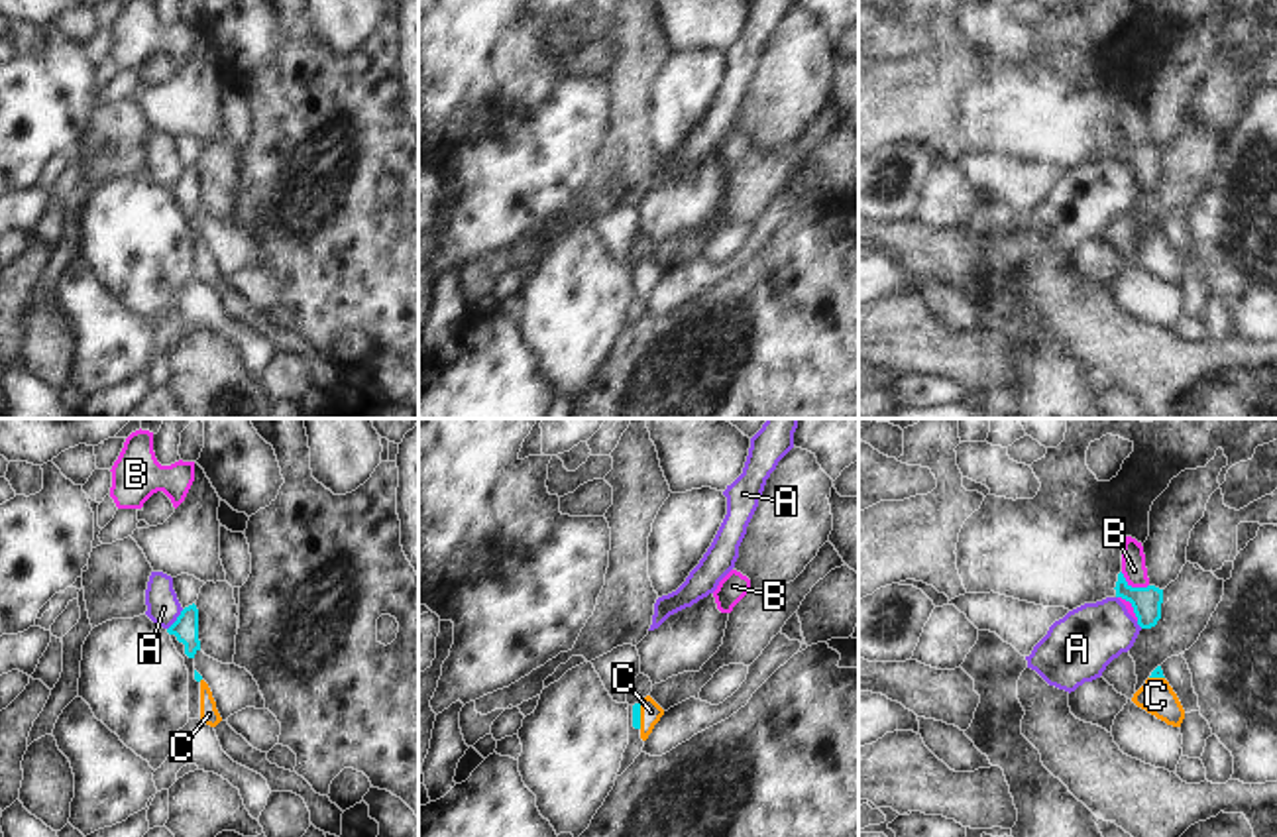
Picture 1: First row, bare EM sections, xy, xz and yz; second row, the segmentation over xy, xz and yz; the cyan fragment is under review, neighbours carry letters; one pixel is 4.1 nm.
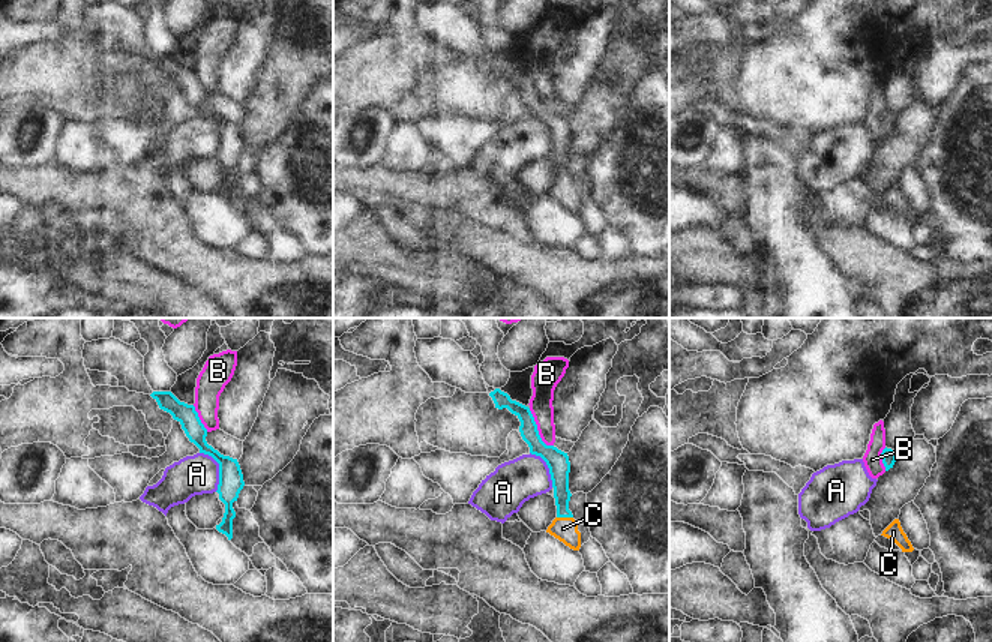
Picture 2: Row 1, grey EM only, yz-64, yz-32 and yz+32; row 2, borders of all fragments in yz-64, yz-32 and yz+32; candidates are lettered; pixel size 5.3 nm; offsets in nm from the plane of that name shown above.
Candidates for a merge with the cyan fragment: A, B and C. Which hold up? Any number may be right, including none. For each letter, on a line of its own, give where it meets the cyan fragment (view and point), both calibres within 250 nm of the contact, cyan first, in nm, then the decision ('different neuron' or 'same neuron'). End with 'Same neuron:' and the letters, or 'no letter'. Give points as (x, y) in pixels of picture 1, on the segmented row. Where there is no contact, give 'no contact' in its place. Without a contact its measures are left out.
A: contact xy (177, 619); calibres 100 and 140 nm; different neuron
B: contact yz (1134, 588); calibres 120 and 100 nm; different neuron
C: contact xz (639, 716); calibres 30 and 90 nm; same neuron
Same neuron: C

